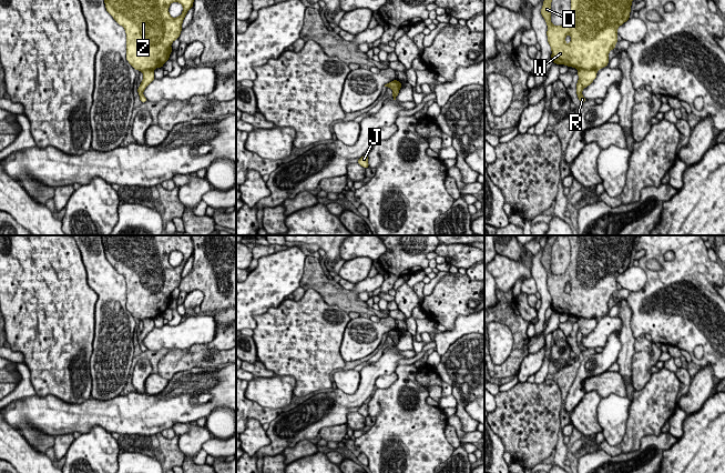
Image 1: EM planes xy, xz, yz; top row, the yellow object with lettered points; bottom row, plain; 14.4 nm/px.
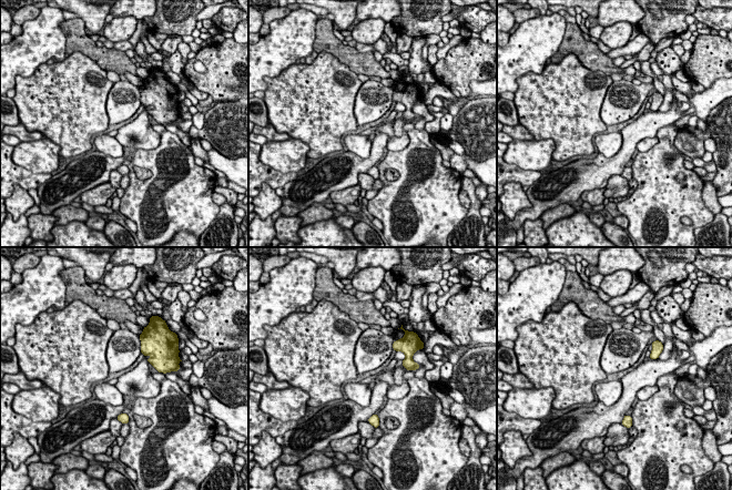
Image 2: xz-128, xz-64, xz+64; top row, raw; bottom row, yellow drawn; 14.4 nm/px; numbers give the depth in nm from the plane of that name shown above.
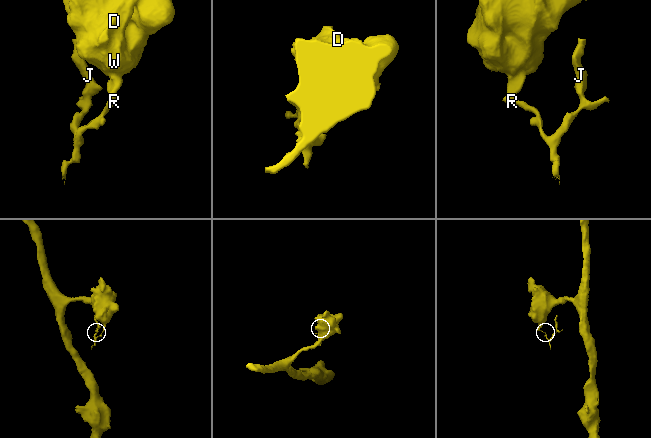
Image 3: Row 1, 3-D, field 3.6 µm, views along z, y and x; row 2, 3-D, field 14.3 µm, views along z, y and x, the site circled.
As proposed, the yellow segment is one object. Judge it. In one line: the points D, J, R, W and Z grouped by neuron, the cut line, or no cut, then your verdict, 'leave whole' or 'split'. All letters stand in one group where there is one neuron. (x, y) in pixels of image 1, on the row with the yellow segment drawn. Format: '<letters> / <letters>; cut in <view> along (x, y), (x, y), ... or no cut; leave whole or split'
D W Z / J R; cut in yz along (578, 69), (594, 69), (596, 71); split

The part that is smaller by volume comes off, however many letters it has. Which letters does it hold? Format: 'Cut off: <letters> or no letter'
Cut off: J, R

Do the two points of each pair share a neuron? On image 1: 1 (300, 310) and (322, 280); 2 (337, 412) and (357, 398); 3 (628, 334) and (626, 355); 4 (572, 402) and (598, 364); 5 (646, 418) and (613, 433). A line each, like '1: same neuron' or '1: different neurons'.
1: different neurons
2: same neuron
3: same neuron
4: same neuron
5: different neurons

